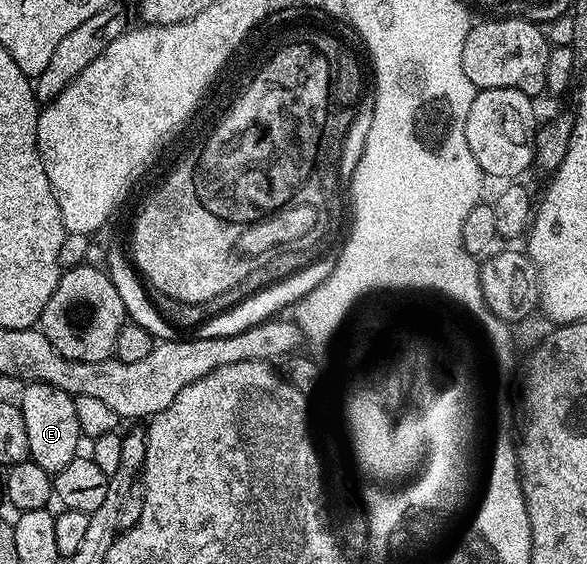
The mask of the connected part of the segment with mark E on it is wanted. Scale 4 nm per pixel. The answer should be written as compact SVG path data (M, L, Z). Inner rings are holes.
M27 384L24 389L23 397L18 397L17 403L25 418L25 431L29 434L29 458L54 474L69 466L69 462L73 462L73 458L81 452L75 397L65 390L57 390L57 386L52 384Z

